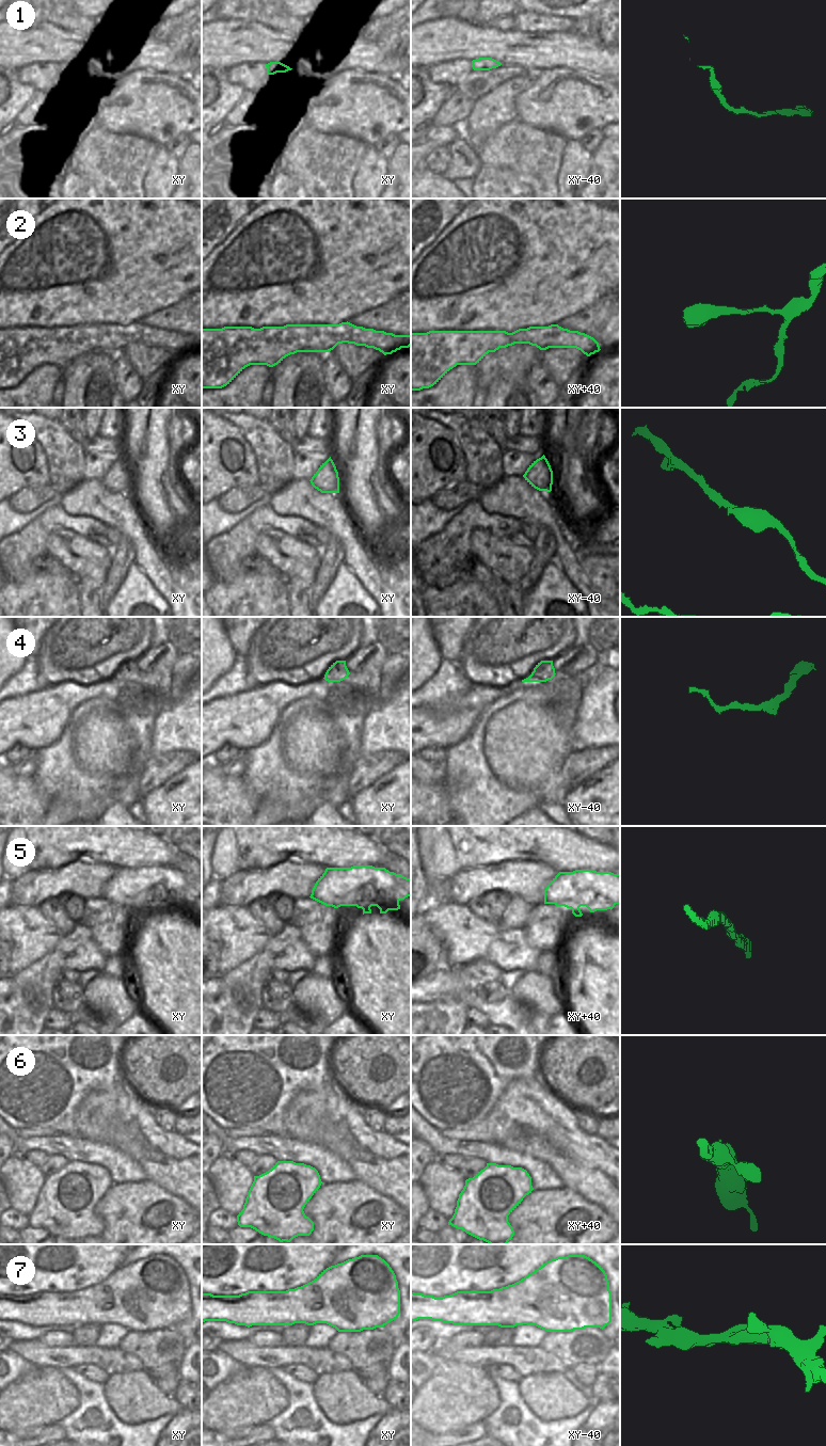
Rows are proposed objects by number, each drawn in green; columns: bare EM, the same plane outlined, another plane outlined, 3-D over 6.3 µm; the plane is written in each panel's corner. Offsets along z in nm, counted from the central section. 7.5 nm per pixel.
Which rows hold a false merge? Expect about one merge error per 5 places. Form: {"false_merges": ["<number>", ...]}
{"false_merges": []}

